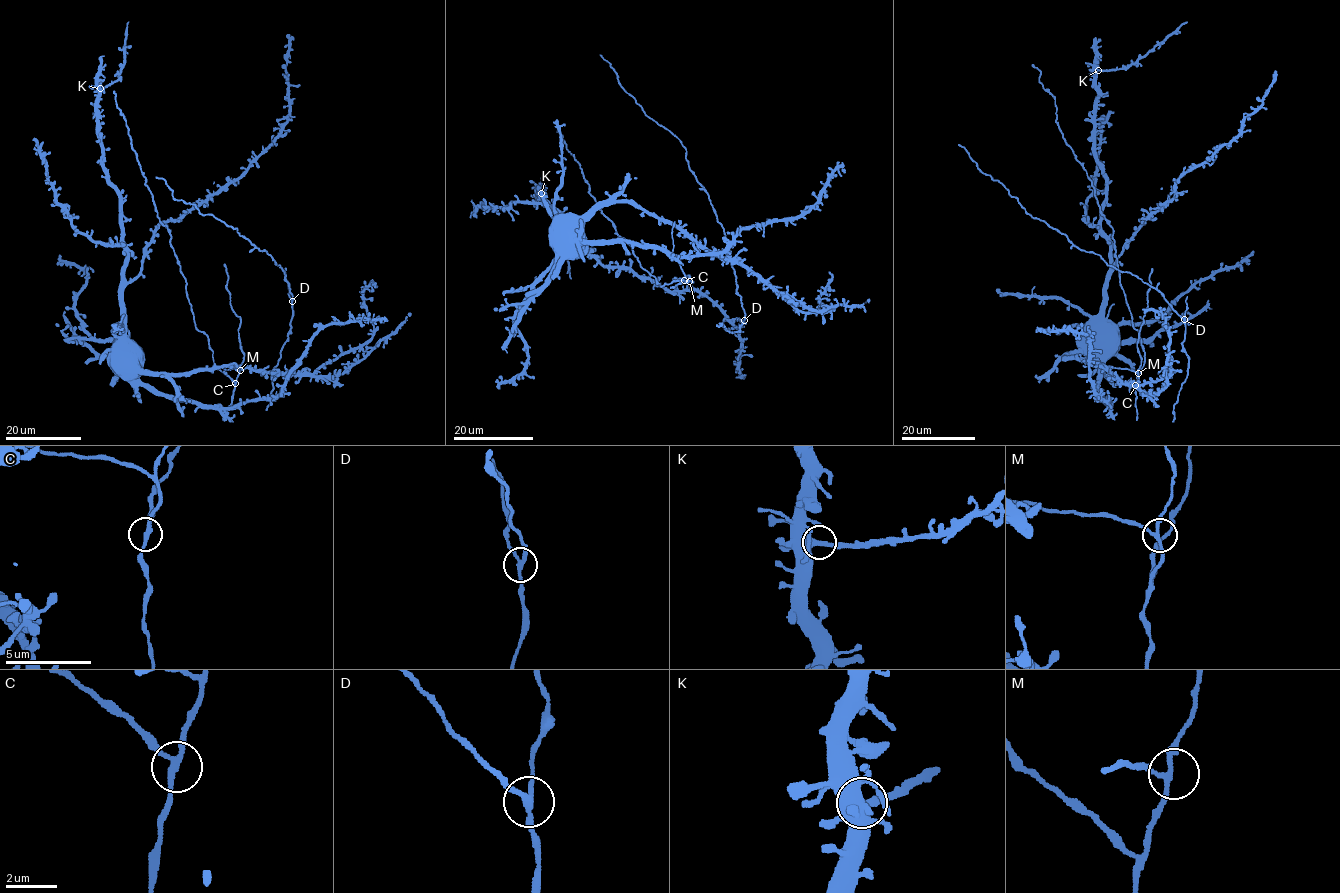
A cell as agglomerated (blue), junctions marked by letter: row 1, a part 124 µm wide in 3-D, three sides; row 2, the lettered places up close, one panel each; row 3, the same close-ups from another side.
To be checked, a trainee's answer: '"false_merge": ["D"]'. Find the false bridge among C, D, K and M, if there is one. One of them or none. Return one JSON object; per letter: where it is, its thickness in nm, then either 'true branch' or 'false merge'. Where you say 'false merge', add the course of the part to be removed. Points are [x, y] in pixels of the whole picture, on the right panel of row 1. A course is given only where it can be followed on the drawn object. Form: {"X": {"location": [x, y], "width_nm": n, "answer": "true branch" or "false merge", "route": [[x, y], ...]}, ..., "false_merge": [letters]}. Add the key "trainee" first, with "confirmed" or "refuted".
{"trainee": "confirmed", "C": {"location": [1135, 385], "width_nm": 200, "answer": "true branch"}, "D": {"location": [1184, 319], "width_nm": 200, "answer": "false merge", "route": [[1184, 319], [1187, 296]]}, "K": {"location": [1098, 70], "width_nm": 280, "answer": "true branch"}, "M": {"location": [1138, 373], "width_nm": 180, "answer": "true branch"}, "false_merge": ["D"]}

